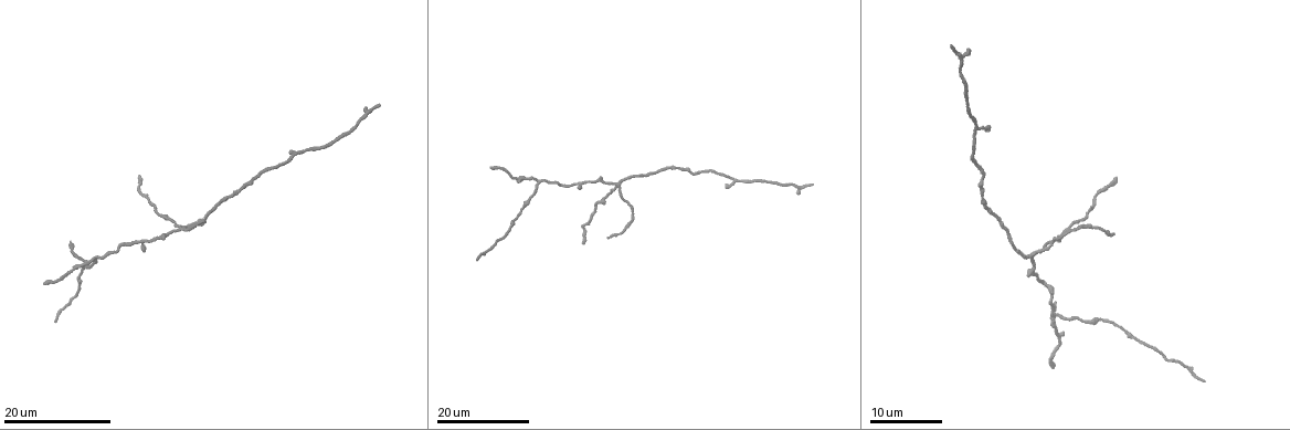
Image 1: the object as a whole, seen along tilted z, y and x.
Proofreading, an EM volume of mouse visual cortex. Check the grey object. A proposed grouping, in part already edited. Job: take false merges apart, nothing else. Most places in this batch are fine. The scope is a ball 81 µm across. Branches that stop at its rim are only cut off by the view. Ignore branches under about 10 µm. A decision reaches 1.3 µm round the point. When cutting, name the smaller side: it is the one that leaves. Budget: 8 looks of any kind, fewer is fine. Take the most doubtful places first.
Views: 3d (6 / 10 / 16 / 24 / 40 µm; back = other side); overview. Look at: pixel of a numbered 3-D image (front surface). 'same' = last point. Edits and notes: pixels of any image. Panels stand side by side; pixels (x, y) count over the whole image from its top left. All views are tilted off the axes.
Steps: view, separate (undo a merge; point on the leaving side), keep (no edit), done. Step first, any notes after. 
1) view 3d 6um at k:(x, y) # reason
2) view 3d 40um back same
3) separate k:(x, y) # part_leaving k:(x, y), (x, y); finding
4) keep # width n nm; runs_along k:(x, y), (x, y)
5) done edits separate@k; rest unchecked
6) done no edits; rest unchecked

view 3d 24um at 1:(618, 184) # four arms meet

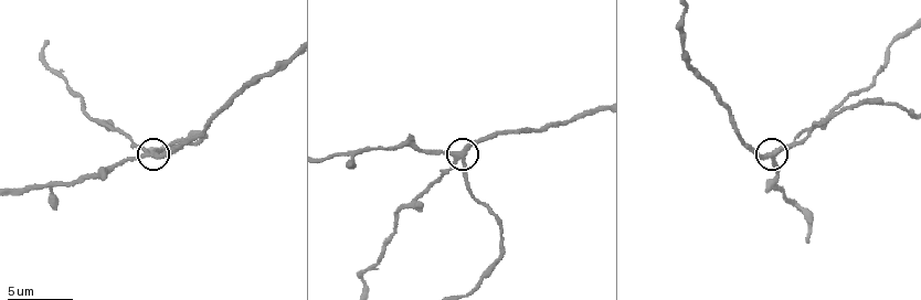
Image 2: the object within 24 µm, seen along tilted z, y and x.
view 3d 6um at 2:(454, 157)

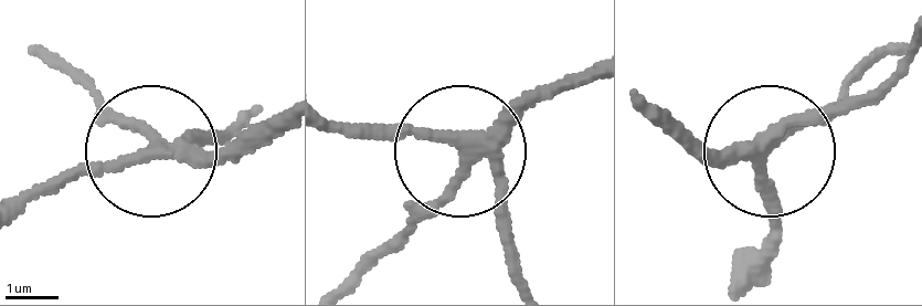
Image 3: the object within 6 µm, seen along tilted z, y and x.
keep # width 260 nm; continuous, no second neuron

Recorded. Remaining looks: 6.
view 3d 24um at 1:(537, 182) # branch point

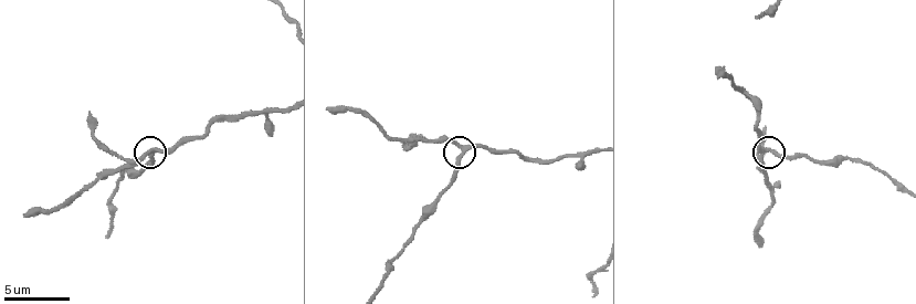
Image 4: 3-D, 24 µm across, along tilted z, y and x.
view 3d 6um at 4:(462, 149)

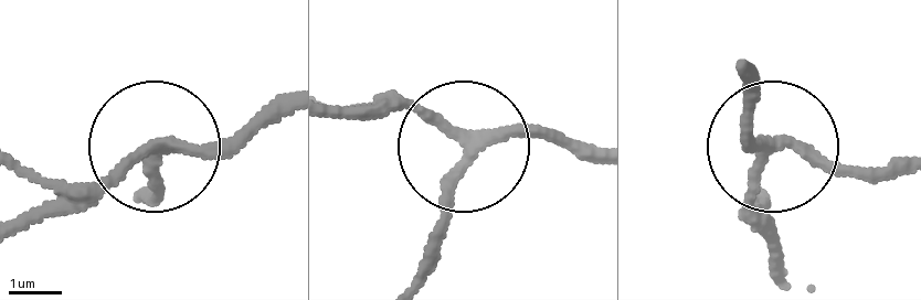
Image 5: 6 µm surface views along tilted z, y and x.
keep # runs_along 5:(754, 70), (745, 131), (768, 157), (766, 234); continuous, no second neuron

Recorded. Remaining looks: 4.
view 3d 6um at 4:(570, 154) # two arms in line, one across

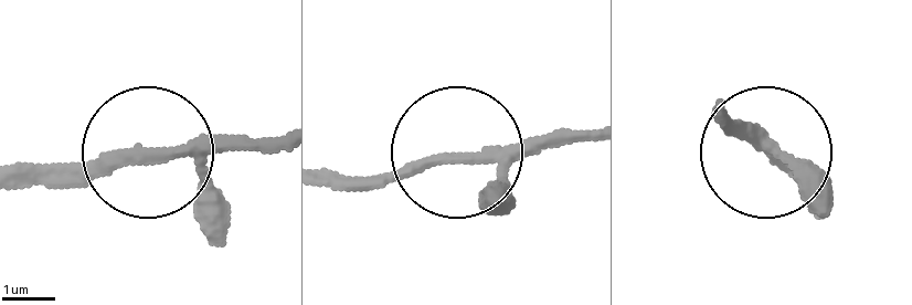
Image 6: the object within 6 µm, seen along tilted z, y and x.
keep # runs_along 6:(585, 140), (331, 178); all the same neuron

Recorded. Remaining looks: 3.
view 3d 10um at 2:(682, 21) # thick turns thin

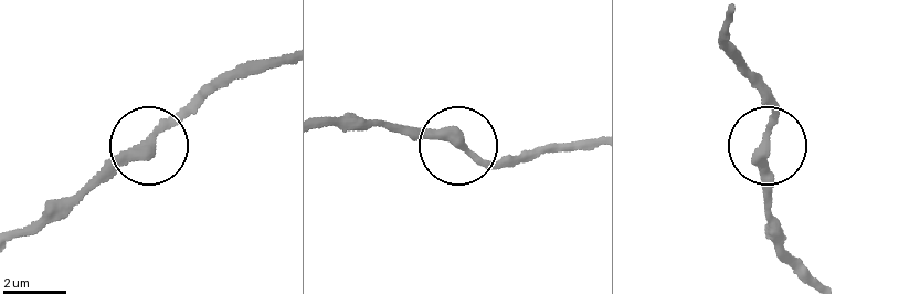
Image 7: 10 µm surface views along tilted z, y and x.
keep # runs_along 7:(324, 119), (431, 129), (496, 161), (521, 160); continuous, no second neuron

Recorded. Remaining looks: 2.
done no edits; rest unchecked

